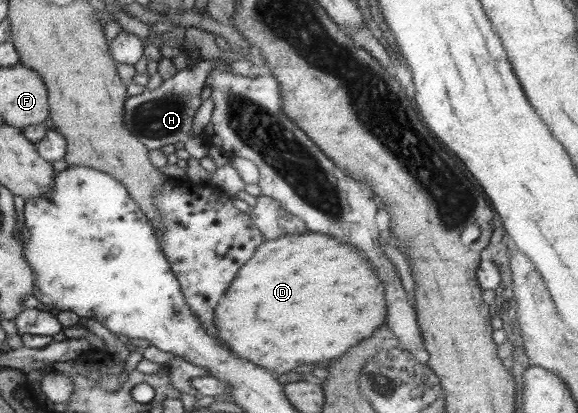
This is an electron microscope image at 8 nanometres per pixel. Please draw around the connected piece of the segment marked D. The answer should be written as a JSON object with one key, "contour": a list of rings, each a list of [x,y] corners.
{"contour":[[[307,231],[265,240],[215,305],[219,338],[240,357],[277,375],[343,356],[387,318],[385,288],[351,246]]]}

